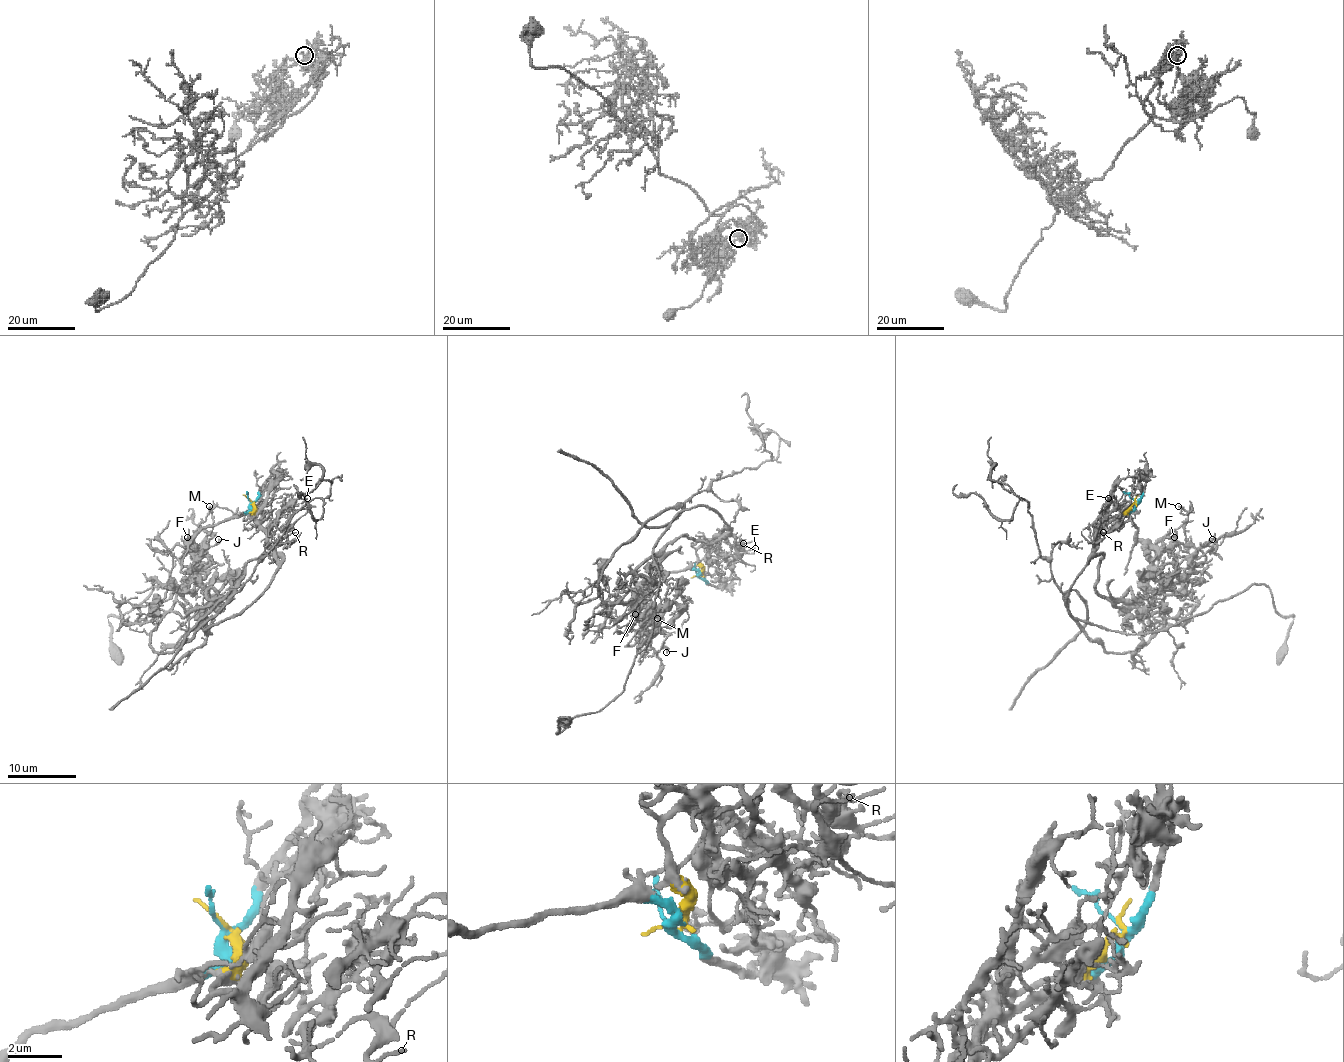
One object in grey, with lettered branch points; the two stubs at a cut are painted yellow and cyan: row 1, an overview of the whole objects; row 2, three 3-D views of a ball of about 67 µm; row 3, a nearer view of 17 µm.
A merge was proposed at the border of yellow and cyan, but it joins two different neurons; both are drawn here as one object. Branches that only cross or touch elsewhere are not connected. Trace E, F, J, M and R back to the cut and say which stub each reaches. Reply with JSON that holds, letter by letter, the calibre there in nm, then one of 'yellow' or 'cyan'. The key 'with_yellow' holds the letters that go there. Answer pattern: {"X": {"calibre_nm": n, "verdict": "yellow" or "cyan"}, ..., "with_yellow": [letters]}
{"E": {"calibre_nm": 100, "verdict": "yellow"}, "F": {"calibre_nm": 140, "verdict": "cyan"}, "J": {"calibre_nm": 190, "verdict": "cyan"}, "M": {"calibre_nm": 200, "verdict": "cyan"}, "R": {"calibre_nm": 110, "verdict": "yellow"}, "with_yellow": ["E", "R"]}

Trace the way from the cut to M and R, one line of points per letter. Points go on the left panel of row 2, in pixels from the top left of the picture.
M: (249, 500), (247, 512), (208, 524), (186, 541), (195, 567), (198, 563), (183, 567), (181, 560), (210, 505)
R: (251, 500), (254, 510), (258, 510), (258, 522), (273, 534), (276, 543), (285, 543), (295, 532)

